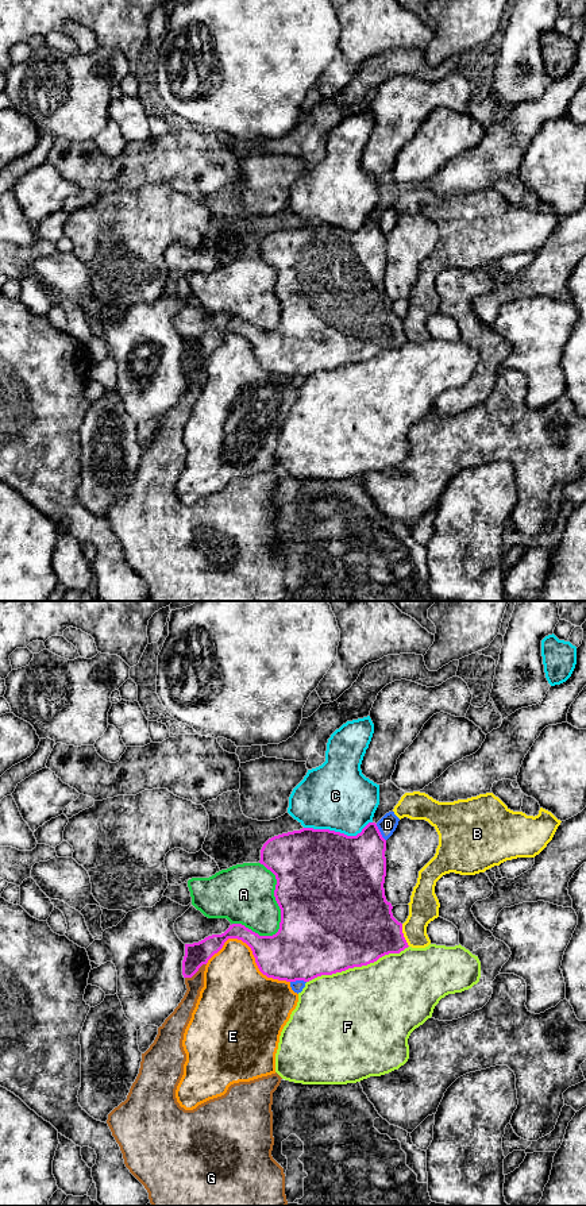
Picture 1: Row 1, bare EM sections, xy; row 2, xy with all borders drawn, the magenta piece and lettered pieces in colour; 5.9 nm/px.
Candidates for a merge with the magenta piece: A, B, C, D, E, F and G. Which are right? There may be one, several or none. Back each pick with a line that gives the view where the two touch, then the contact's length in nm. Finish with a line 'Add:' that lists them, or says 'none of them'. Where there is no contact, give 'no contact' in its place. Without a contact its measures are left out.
Add: none of them

